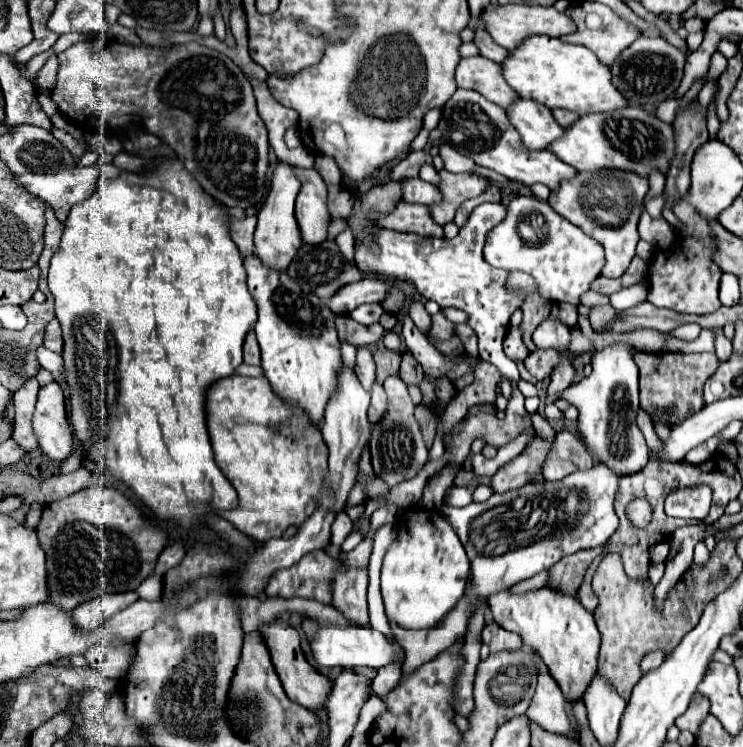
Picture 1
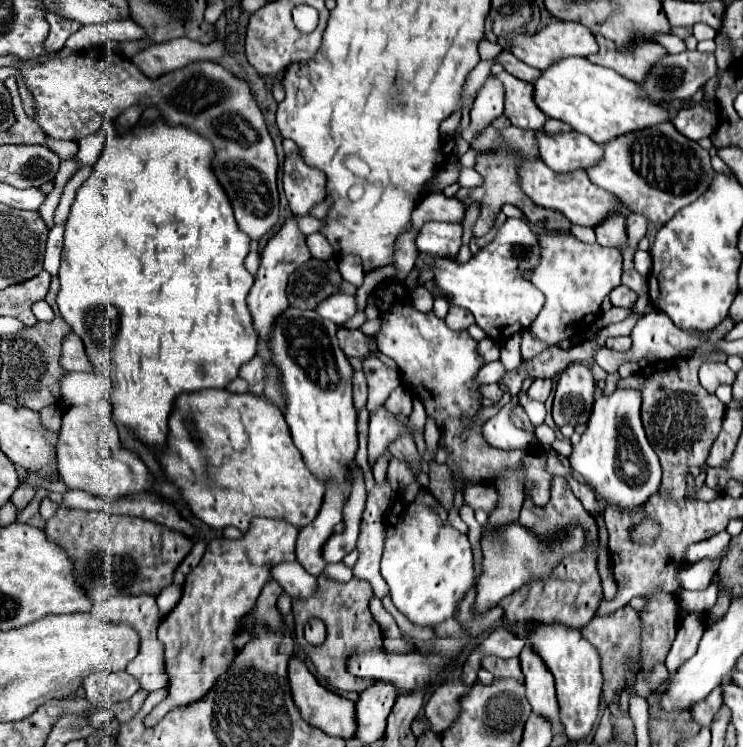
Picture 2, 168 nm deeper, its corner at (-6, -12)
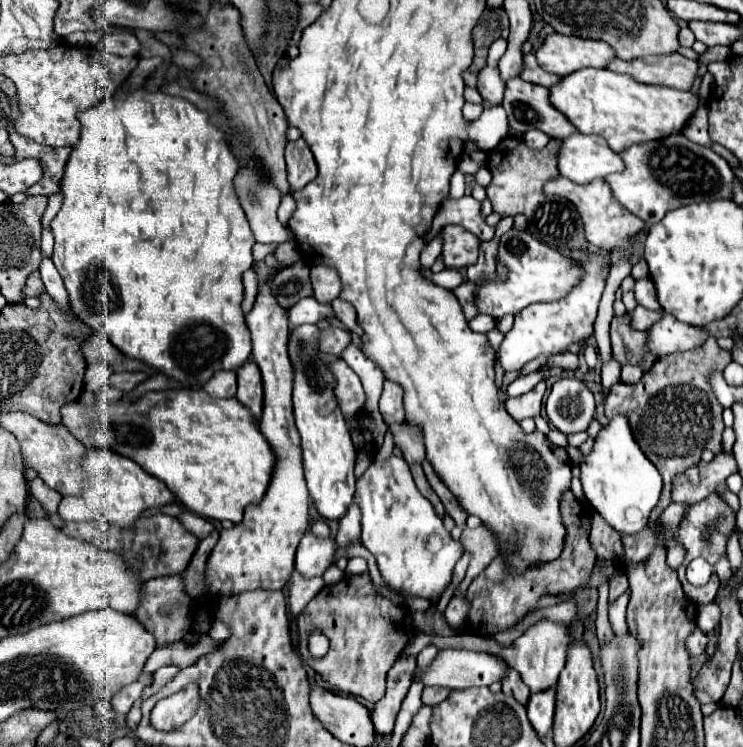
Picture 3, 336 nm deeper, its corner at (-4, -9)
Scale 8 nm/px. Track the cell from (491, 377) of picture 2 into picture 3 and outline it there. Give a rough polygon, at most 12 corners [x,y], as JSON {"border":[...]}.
{"border":[[582,263],[568,297],[522,309],[500,345],[504,371],[594,331],[608,267]]}

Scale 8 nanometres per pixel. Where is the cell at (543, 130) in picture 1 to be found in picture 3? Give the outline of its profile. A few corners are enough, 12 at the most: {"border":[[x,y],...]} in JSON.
{"border":[[598,135],[562,141],[558,169],[586,185],[624,161]]}

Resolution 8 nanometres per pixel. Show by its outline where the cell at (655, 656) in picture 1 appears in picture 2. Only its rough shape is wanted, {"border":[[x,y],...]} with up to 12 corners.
{"border":[[688,614],[666,656],[674,674],[696,654],[704,628],[702,614]]}

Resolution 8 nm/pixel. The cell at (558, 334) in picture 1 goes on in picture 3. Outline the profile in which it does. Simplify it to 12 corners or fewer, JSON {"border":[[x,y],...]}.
{"border":[[564,377],[546,401],[550,423],[564,435],[586,431],[594,395]]}

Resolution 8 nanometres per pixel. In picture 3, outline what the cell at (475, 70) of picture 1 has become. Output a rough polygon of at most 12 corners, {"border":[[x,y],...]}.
{"border":[[522,79],[506,83],[510,127],[536,127],[554,139],[576,129],[554,105],[550,91]]}

